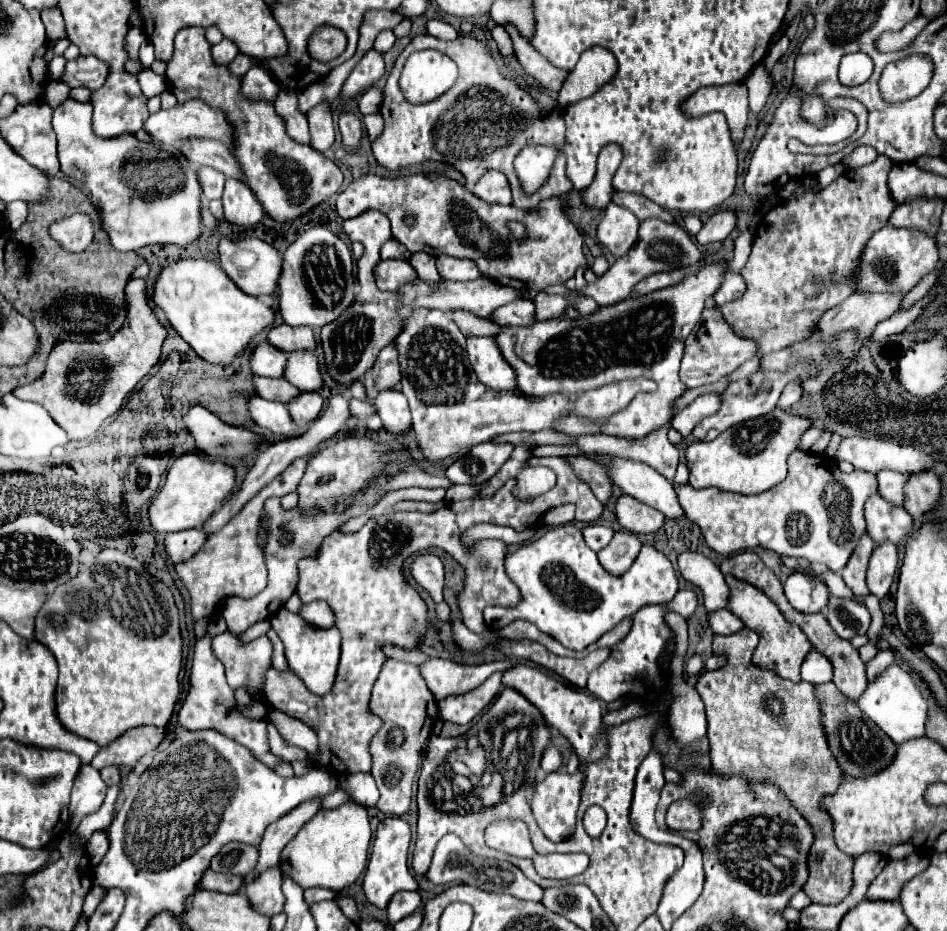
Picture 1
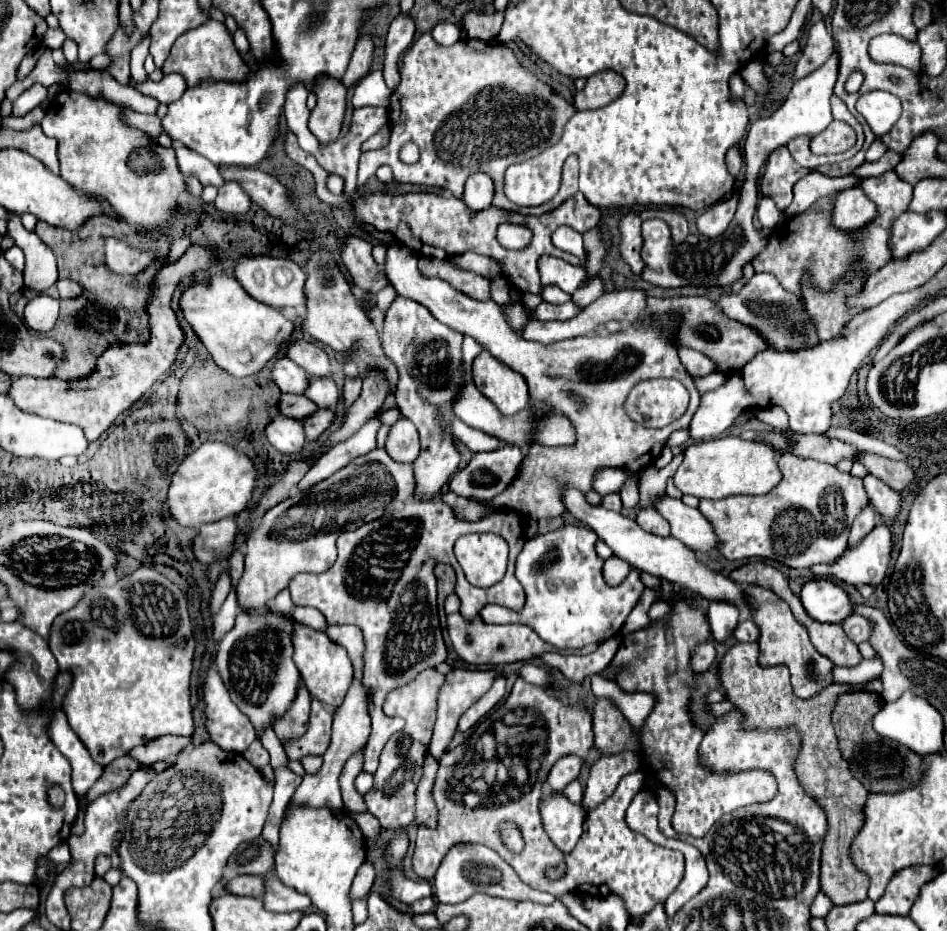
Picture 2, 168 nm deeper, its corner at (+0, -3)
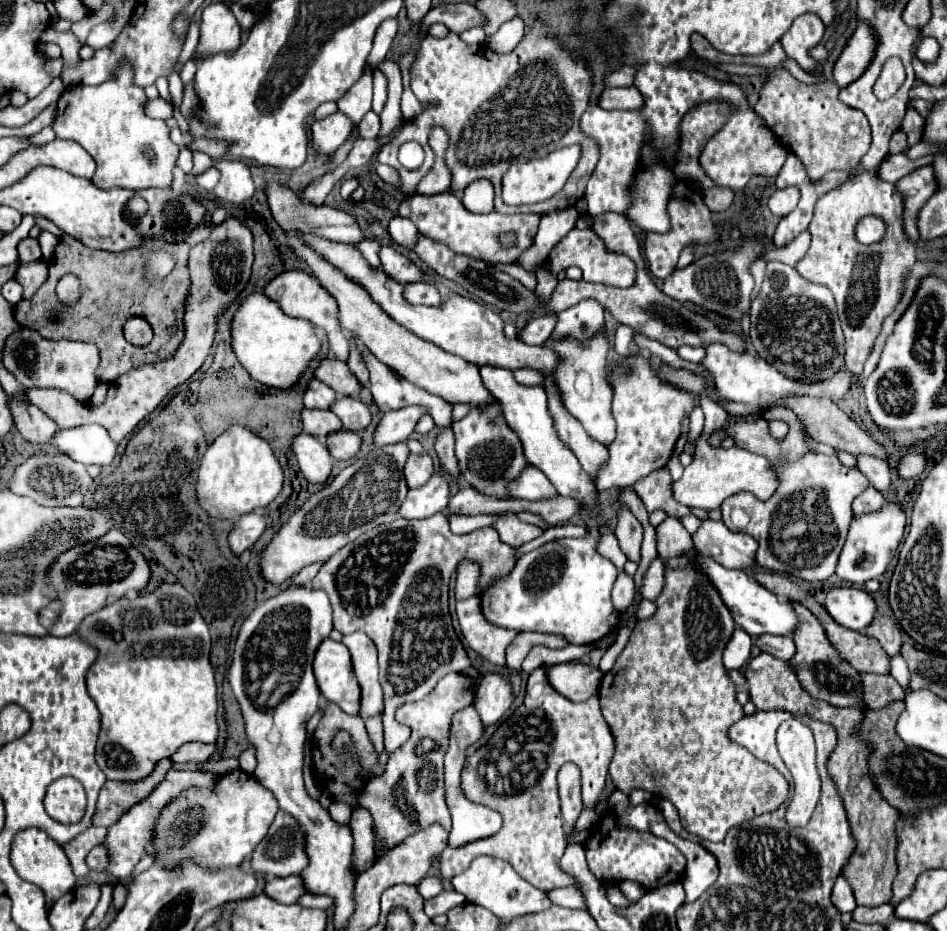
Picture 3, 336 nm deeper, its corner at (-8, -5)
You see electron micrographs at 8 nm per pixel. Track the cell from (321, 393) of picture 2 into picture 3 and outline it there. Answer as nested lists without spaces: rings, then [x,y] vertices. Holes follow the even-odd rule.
[[[354,397],[336,399],[332,403],[330,411],[334,411],[340,417],[344,429],[350,429],[350,431],[364,429],[370,423],[370,417],[372,417],[368,407],[360,399],[354,399]]]

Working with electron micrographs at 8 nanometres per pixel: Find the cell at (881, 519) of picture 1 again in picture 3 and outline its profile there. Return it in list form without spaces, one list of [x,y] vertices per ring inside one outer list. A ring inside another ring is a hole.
[[[860,455],[858,457],[858,469],[868,477],[870,485],[878,491],[888,491],[890,489],[890,467],[886,461],[876,459],[876,457],[868,457],[868,455]]]

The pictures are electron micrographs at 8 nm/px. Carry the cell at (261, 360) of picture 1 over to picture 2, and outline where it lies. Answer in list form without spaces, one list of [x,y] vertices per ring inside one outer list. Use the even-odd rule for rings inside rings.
[[[282,357],[274,363],[272,379],[276,381],[276,385],[280,387],[282,393],[304,395],[304,391],[310,385],[310,375],[296,363],[292,363],[288,357]]]

